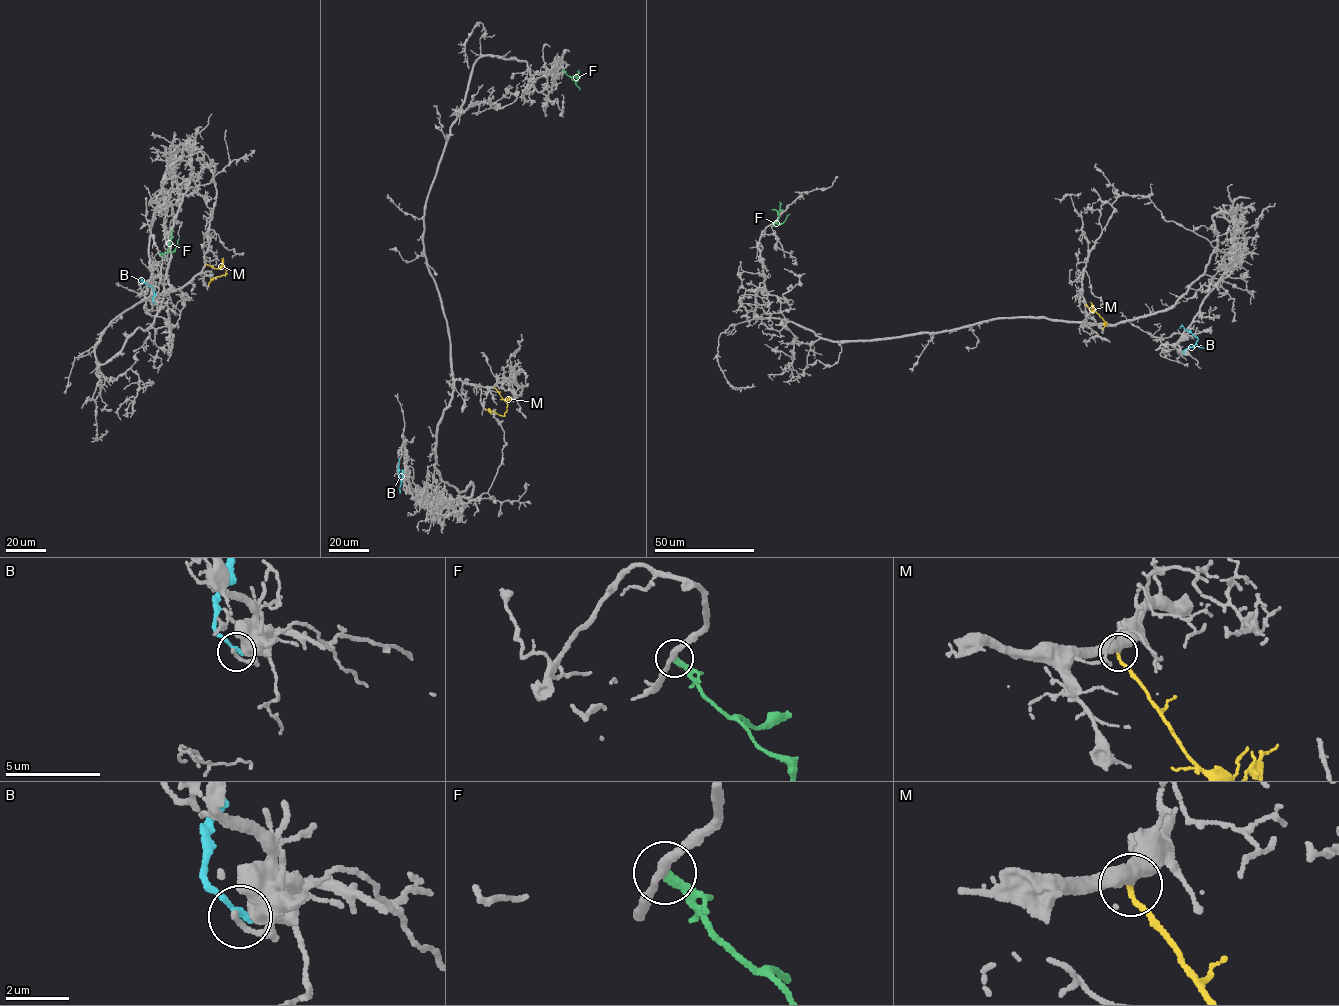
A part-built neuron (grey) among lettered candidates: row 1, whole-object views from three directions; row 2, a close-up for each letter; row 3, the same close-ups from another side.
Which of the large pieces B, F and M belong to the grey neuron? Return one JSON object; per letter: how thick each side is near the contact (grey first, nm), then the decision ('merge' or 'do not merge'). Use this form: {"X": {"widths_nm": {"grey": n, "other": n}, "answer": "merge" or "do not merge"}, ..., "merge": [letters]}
{"B": {"widths_nm": {"grey": 130, "other": 240}, "answer": "do not merge"}, "F": {"widths_nm": {"grey": 320, "other": 360}, "answer": "do not merge"}, "M": {"widths_nm": {"grey": 440, "other": 170}, "answer": "merge"}, "merge": ["M"]}

